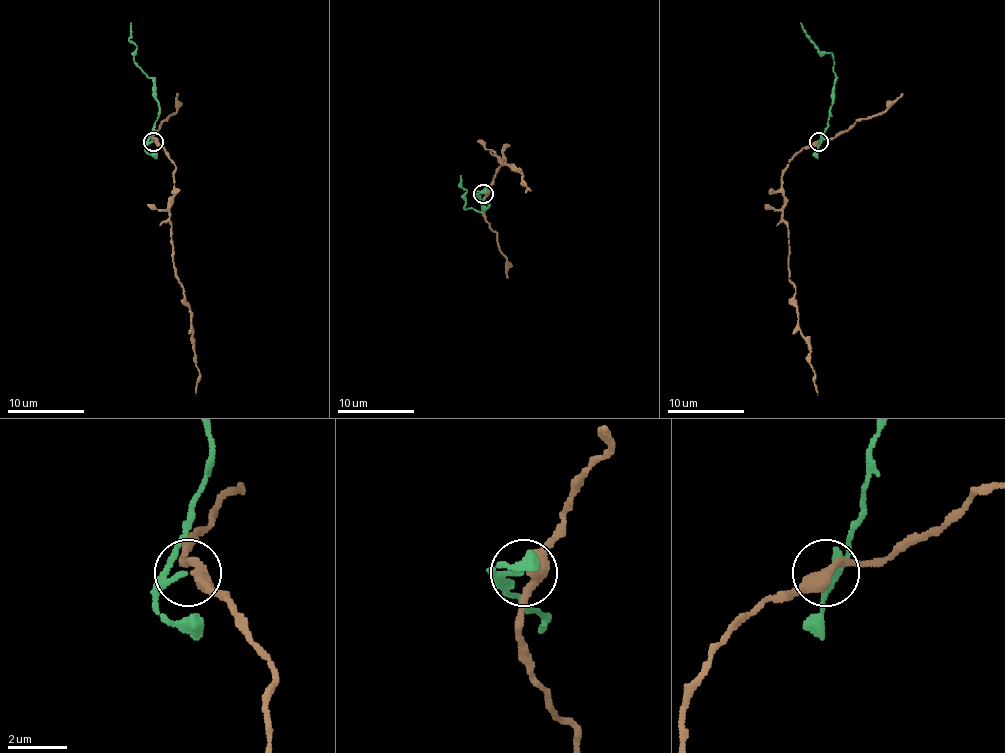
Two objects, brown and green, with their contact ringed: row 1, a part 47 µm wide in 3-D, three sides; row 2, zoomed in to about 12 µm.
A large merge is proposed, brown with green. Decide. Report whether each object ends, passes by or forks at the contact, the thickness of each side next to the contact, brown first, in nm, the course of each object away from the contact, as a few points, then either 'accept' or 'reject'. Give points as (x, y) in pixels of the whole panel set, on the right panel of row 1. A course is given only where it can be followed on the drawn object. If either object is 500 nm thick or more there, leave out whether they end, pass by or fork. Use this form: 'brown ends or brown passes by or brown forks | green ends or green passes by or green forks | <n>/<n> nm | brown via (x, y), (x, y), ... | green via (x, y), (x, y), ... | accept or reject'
brown passes by | green passes by | 400/130 nm | brown via (819, 142), (803, 147), (782, 174), (788, 272), (796, 289), (798, 331), (807, 344), (817, 394) | green via (819, 142), (830, 115), (836, 78), (832, 55), (823, 54), (800, 23) | reject

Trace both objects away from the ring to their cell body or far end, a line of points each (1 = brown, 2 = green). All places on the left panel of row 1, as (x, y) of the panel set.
1: (154, 142), (174, 163), (170, 222), (174, 272), (191, 314), (195, 365), (198, 373), (197, 394)
2: (153, 142), (149, 136), (158, 115), (156, 86), (133, 55), (137, 46), (132, 40), (130, 23)

